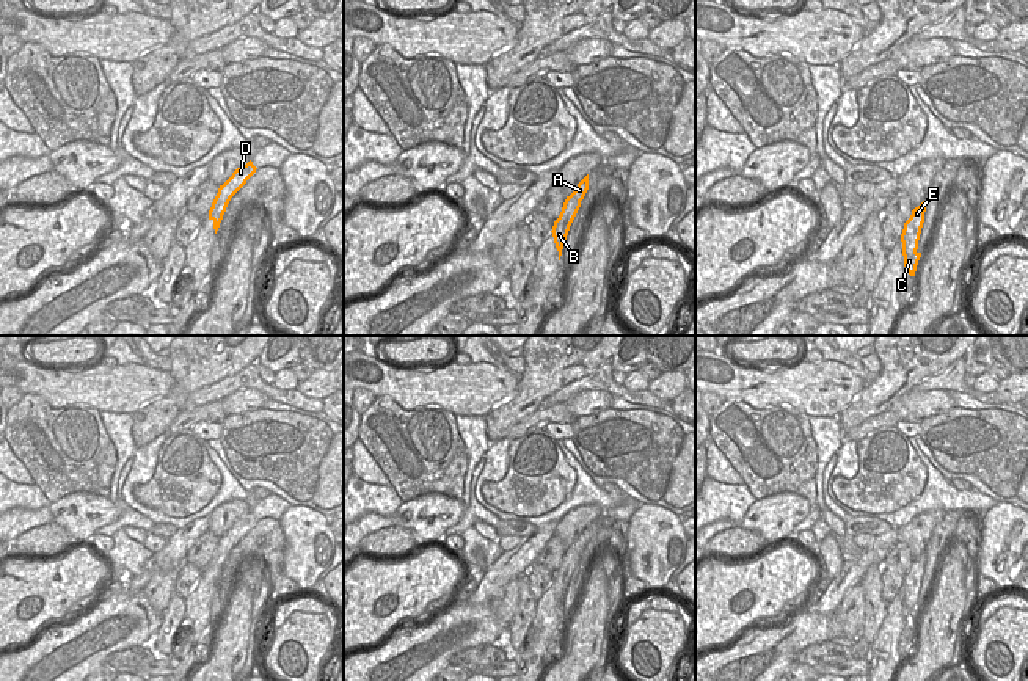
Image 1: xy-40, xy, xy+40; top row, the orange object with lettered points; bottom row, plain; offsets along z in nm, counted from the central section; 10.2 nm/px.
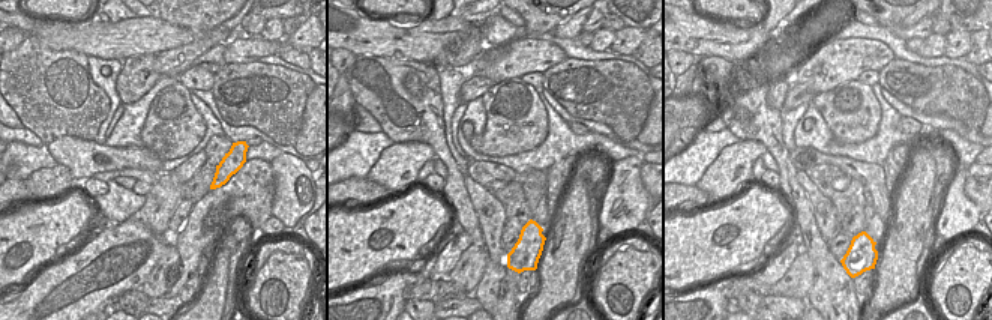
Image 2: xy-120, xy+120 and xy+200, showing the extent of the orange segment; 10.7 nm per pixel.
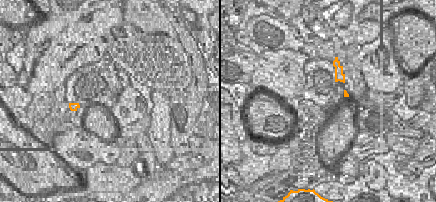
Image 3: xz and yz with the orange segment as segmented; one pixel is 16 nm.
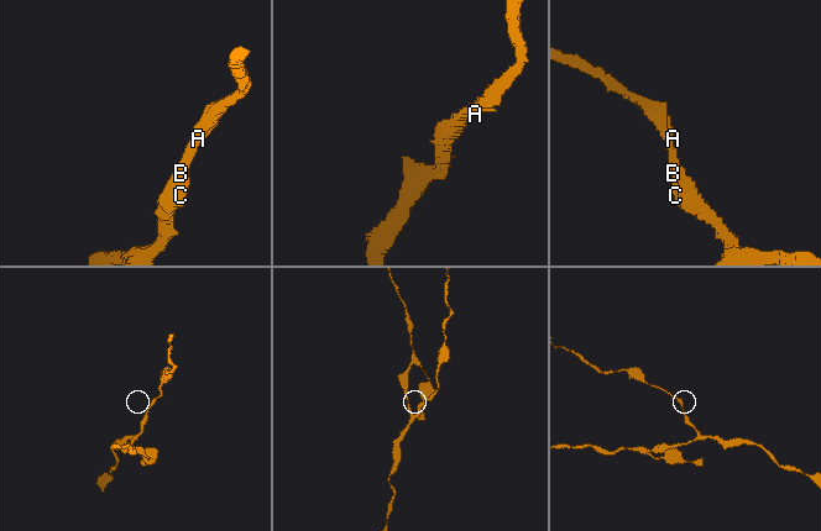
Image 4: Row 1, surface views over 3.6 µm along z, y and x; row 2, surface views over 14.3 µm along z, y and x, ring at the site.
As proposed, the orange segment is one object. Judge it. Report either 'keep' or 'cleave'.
keep

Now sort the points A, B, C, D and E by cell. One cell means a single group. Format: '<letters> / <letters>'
A B C D E

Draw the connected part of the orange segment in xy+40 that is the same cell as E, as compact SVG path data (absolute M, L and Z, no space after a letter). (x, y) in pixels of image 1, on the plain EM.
M926 552L912 562L910 570L904 574L901 585L904 618L910 628L915 628L921 604L918 604L918 592L924 574Z

